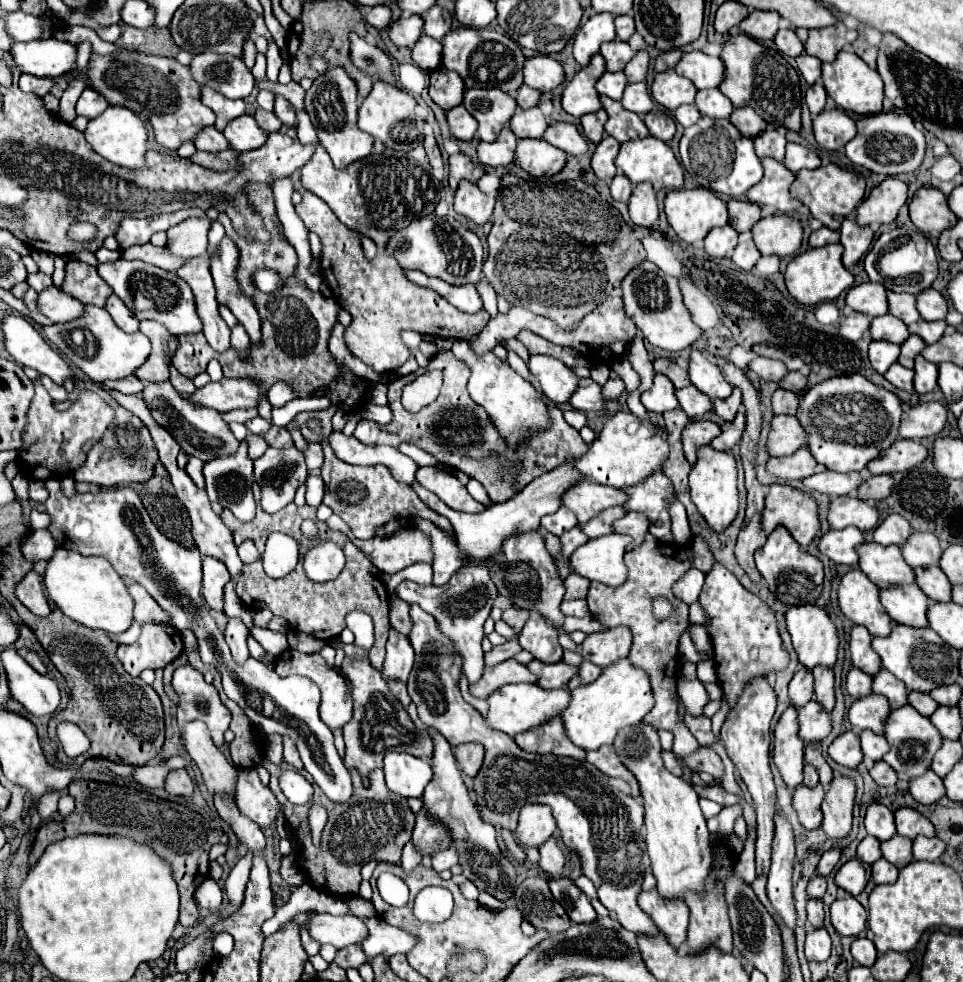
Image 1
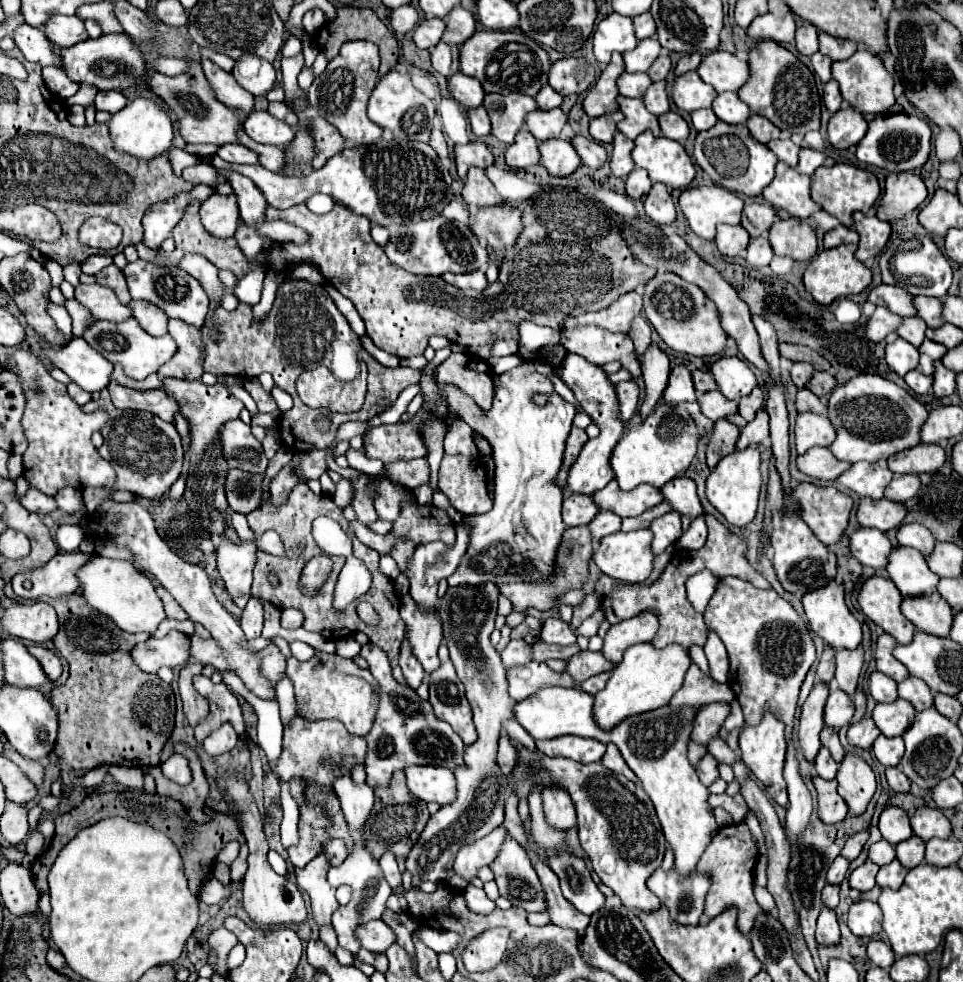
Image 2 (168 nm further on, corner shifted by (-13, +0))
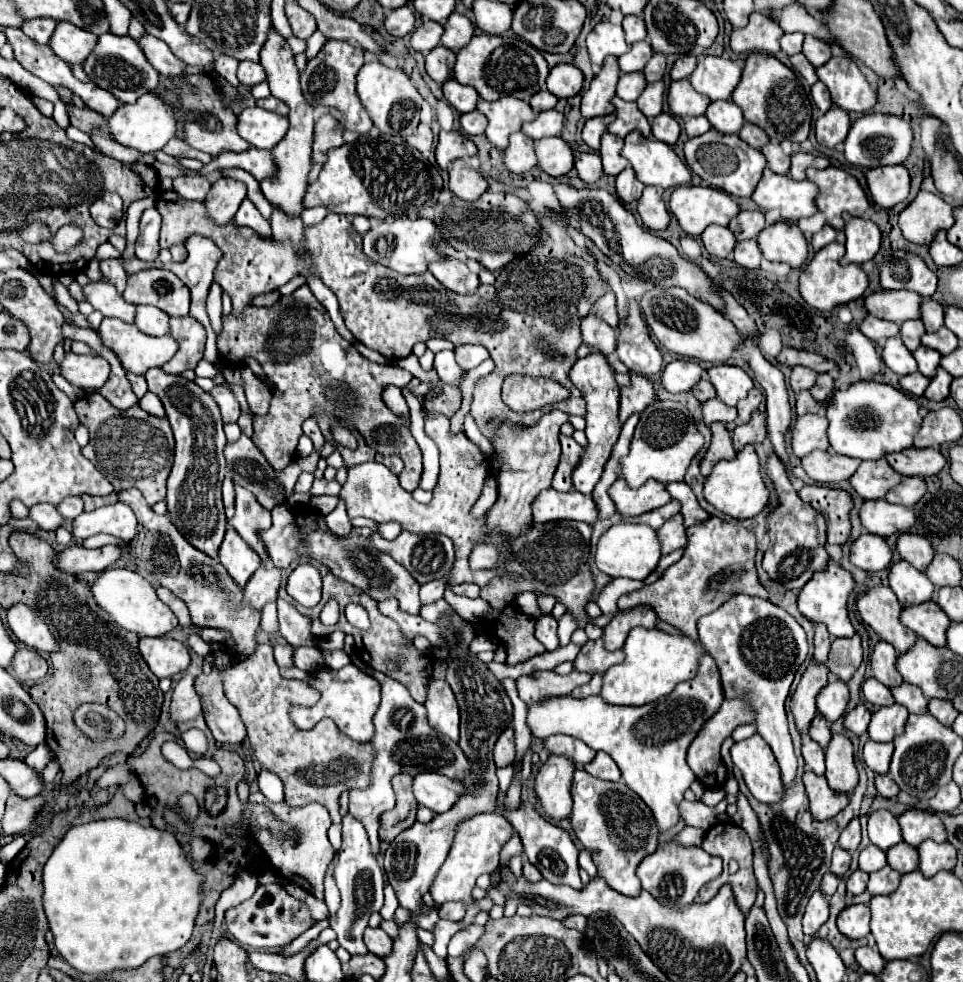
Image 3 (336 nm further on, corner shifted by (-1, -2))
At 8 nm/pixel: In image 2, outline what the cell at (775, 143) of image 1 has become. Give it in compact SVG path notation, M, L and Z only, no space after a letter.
M779 138L779 140L773 140L767 144L769 150L779 158L783 160L785 164L789 164L791 168L797 166L797 152L799 152L799 146L795 146L789 138Z

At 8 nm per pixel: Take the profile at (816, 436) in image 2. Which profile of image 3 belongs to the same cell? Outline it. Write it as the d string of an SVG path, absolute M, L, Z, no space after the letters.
M805 414L799 416L791 428L791 446L795 456L803 458L813 450L827 450L827 418L825 414Z

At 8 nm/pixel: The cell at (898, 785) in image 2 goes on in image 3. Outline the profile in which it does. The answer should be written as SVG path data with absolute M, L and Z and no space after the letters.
M887 774L875 778L875 788L877 788L877 792L879 792L883 798L895 798L897 792L899 792L897 784L895 784Z

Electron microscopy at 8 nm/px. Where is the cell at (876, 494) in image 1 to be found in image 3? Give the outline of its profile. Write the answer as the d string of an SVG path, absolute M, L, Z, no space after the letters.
M905 478L899 486L895 486L893 490L889 490L887 494L887 502L891 504L901 504L901 506L915 506L921 496L925 496L925 480L923 478Z

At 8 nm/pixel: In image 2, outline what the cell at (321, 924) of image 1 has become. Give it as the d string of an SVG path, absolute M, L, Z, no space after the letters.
M373 920L357 926L355 938L361 942L361 948L369 952L385 952L395 942L393 930L383 920Z

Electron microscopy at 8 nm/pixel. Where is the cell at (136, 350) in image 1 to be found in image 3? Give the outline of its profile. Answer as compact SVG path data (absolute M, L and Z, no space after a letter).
M105 318L99 326L99 336L111 348L123 368L133 374L145 374L149 368L163 366L177 352L177 342L171 336L147 336L135 324L117 318Z

